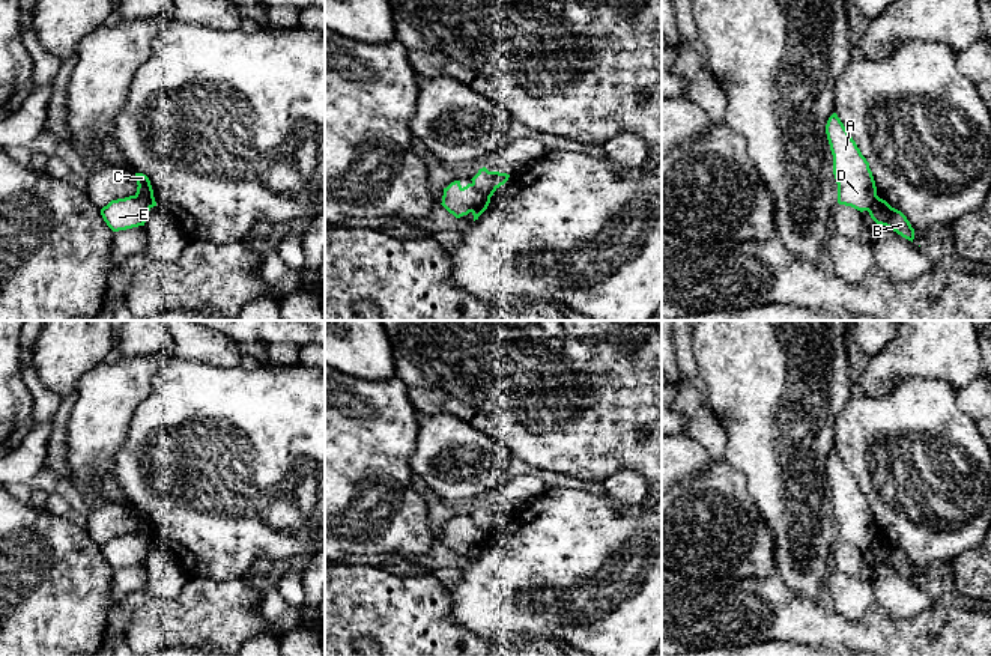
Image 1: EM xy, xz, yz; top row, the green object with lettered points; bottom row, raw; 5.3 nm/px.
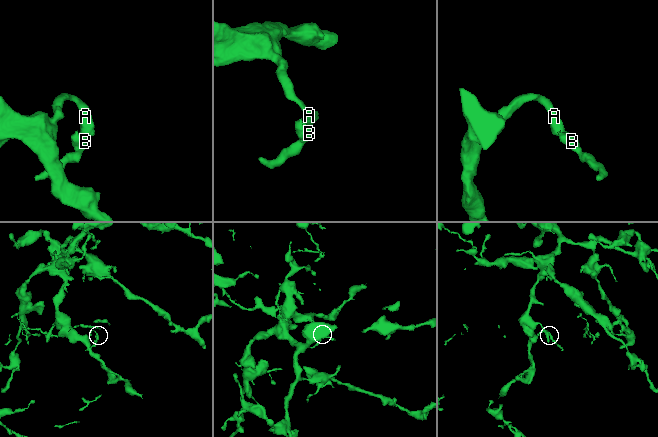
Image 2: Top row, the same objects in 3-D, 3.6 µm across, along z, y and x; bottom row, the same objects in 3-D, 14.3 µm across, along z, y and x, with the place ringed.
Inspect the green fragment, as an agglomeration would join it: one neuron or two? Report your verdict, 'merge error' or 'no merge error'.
merge error

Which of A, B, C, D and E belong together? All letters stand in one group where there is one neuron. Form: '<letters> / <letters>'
A C D / B E

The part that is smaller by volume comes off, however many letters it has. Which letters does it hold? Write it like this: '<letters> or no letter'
B, E

